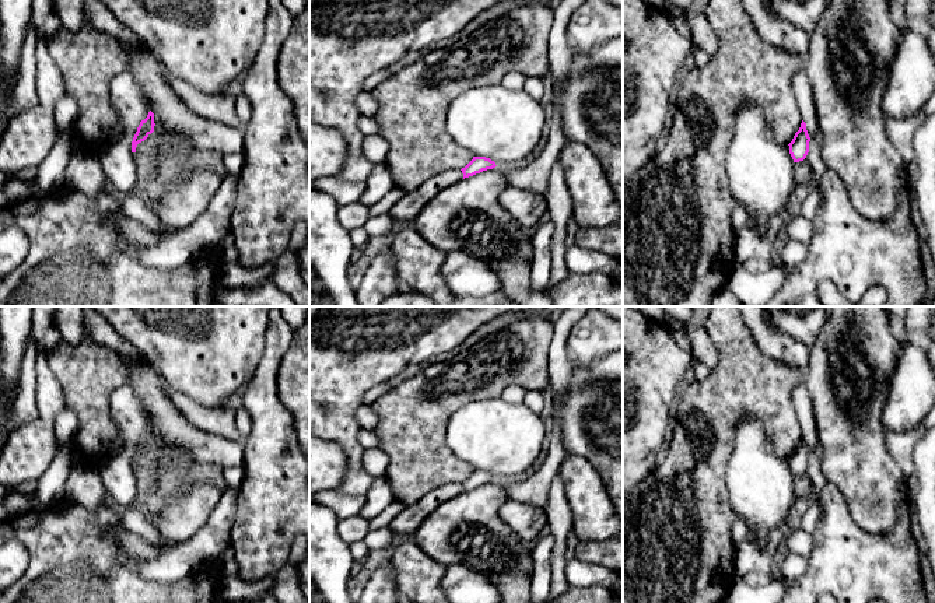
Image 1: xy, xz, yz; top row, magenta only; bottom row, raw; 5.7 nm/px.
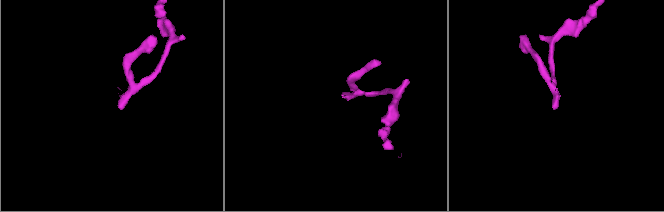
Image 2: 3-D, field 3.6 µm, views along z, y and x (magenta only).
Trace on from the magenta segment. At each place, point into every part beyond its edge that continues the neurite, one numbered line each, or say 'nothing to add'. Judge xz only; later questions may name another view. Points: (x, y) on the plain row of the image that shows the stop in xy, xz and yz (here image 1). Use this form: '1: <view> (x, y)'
1: xz (406, 522)

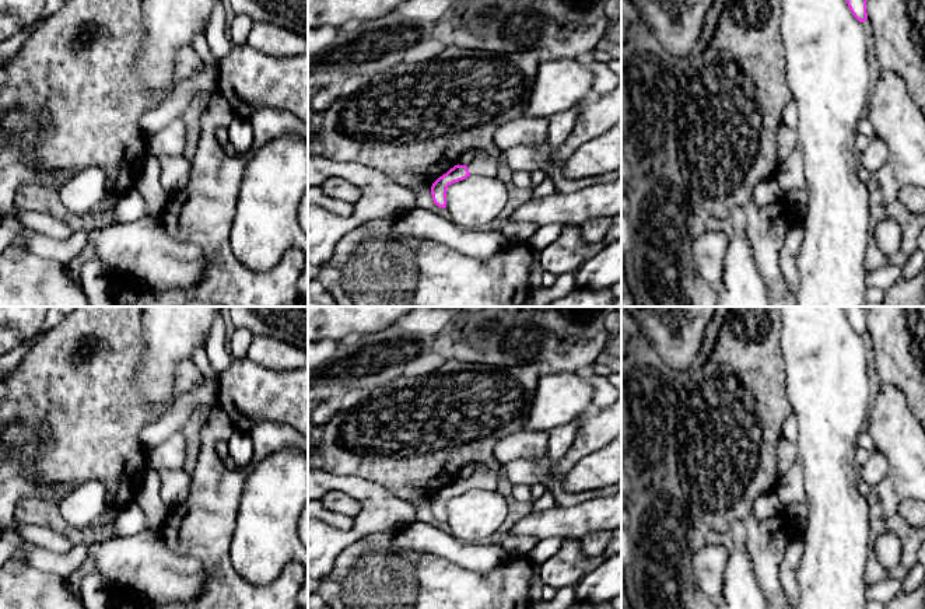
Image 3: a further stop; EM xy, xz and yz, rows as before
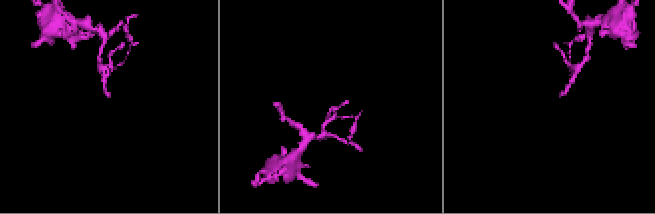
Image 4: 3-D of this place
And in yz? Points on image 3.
nothing to add

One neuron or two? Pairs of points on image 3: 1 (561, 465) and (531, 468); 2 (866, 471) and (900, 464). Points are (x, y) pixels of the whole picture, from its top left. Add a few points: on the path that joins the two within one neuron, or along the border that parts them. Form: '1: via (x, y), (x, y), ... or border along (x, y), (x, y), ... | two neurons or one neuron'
1: via (554, 468), (538, 468) | one neuron
2: border along (879, 450), (887, 464), (887, 472), (871, 487) | two neurons

